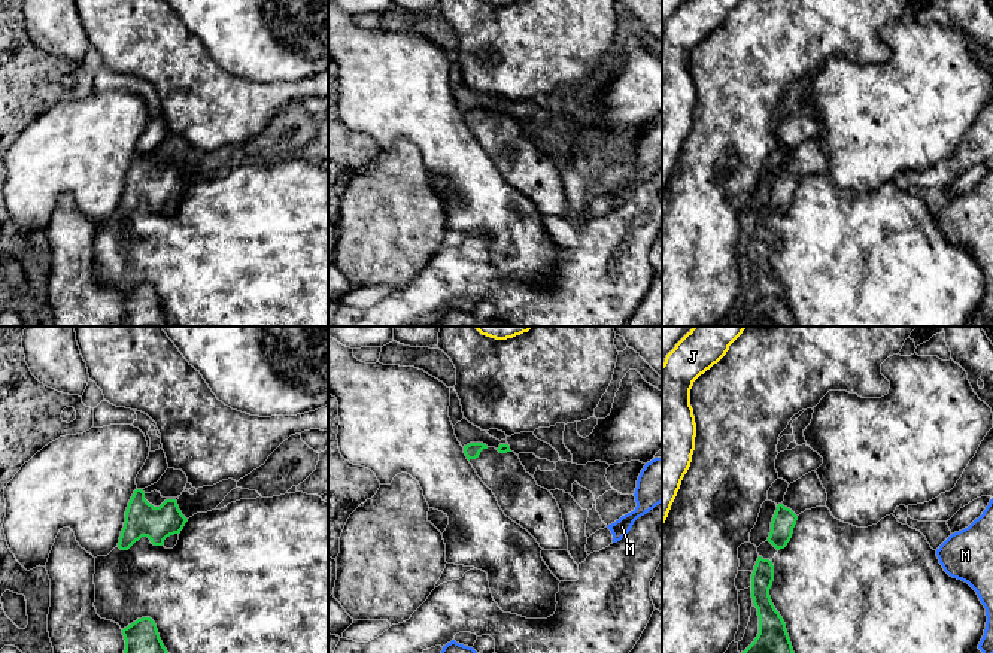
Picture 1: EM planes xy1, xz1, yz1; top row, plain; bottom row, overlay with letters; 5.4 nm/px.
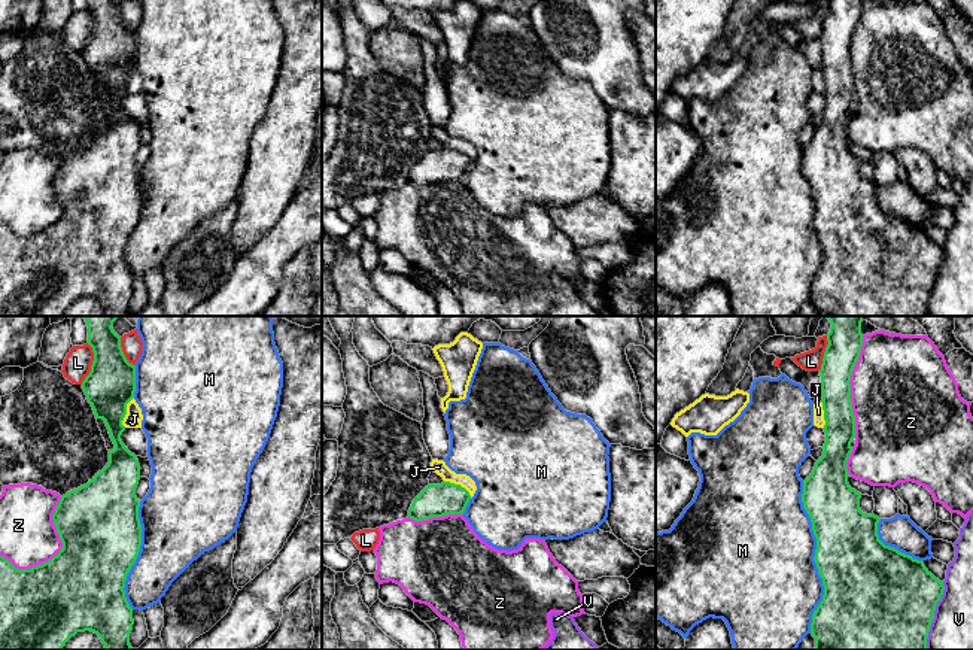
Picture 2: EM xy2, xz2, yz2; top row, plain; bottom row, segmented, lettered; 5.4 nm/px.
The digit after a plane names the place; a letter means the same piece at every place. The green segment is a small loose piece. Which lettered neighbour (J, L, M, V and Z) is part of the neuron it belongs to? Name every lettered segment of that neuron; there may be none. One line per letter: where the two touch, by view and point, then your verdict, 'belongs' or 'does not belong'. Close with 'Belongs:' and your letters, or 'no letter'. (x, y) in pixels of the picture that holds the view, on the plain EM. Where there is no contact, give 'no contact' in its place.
J: xy2 (125, 78) | does not belong
L: xy2 (93, 30) | does not belong
M: yz2 (814, 224) | does not belong
V: yz2 (933, 282) | does not belong
Z: xy2 (58, 219) | does not belong
Belongs: no letter

